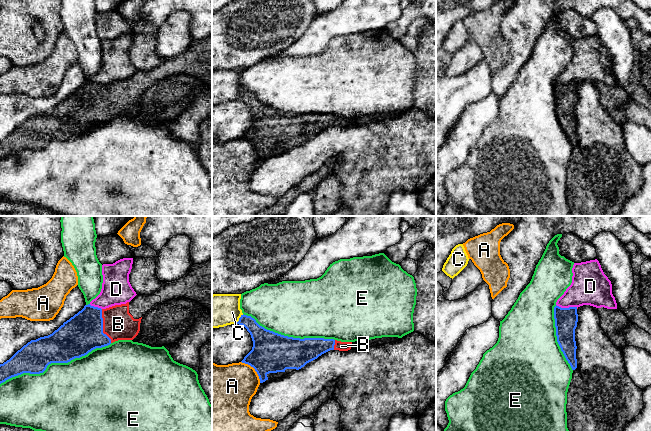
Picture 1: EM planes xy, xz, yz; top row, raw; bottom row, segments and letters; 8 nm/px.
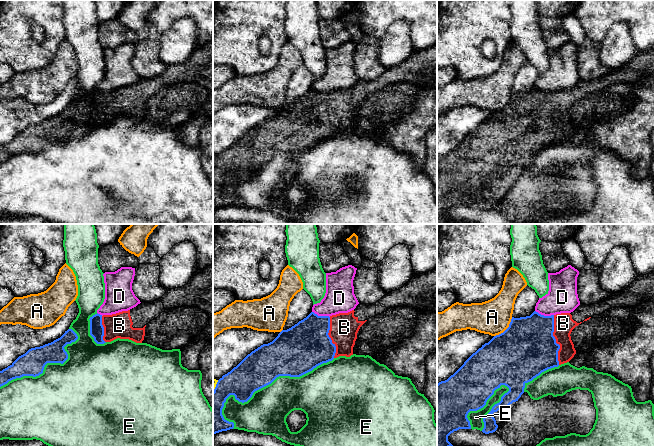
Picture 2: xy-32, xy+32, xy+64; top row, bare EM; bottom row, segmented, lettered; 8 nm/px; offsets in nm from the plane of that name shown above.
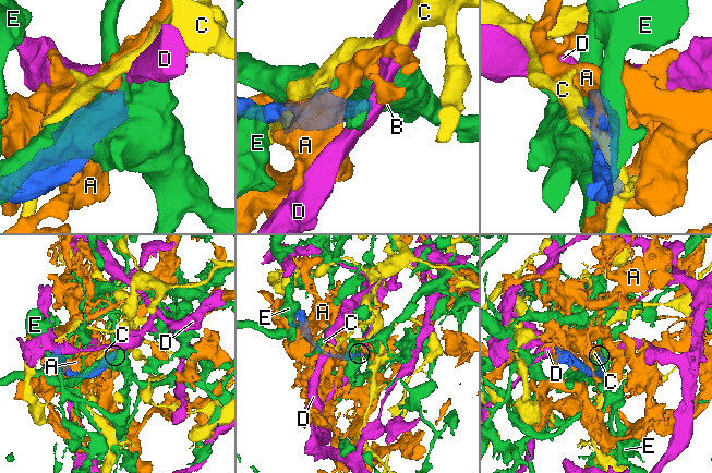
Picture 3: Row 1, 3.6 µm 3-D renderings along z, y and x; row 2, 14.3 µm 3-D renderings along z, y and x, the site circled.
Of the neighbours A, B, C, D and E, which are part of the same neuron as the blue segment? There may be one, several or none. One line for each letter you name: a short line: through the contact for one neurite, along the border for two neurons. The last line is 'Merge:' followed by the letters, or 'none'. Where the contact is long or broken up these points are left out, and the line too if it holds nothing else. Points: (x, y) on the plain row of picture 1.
B: line xy (82, 109), (92, 103), (102, 102), (118, 100)
Merge: B

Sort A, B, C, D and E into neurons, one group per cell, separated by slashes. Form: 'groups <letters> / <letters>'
groups A / B / C / D / E

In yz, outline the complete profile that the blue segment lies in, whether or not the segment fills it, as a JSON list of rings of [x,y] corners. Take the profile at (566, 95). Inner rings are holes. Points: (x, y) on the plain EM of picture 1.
[[[554,83],[557,118],[572,146],[577,144],[575,105],[578,98],[577,83]]]

